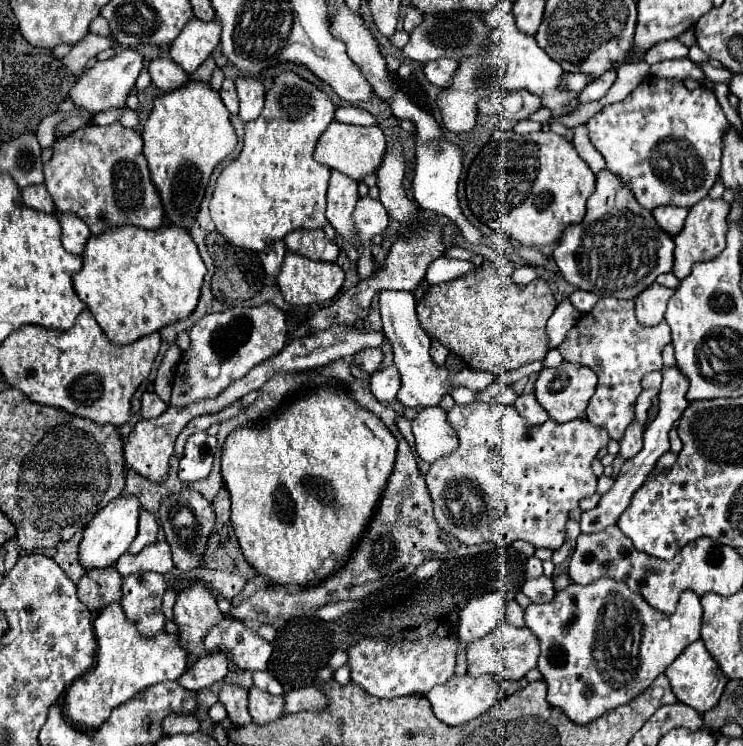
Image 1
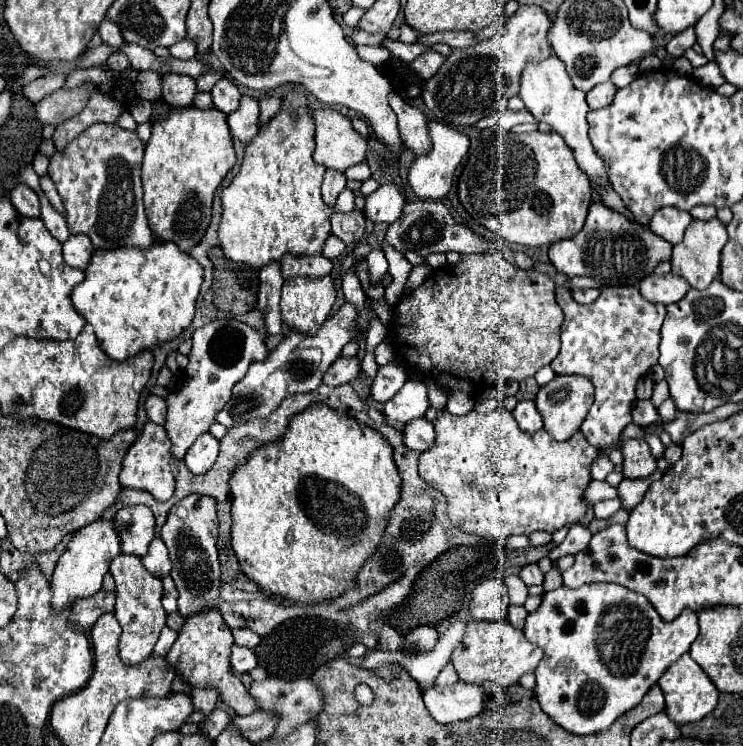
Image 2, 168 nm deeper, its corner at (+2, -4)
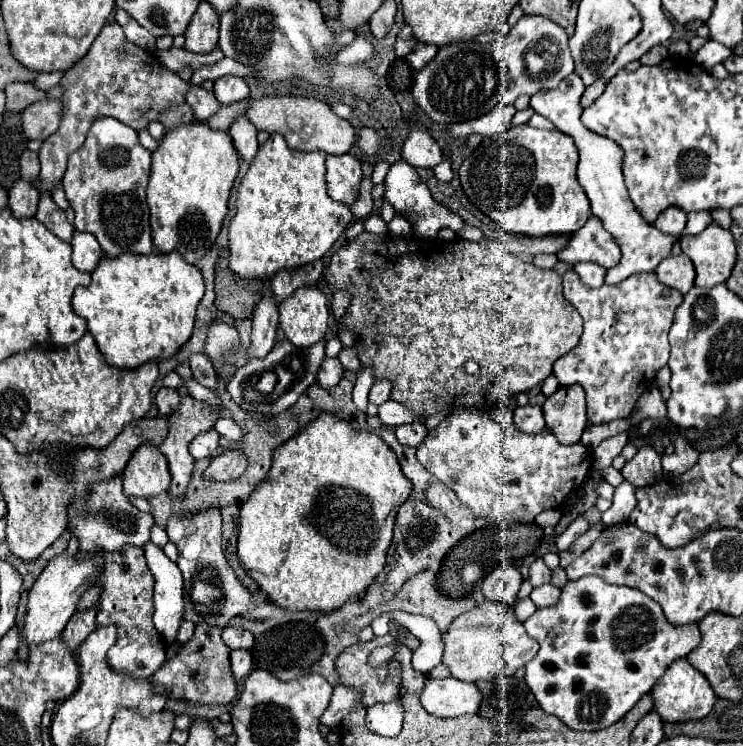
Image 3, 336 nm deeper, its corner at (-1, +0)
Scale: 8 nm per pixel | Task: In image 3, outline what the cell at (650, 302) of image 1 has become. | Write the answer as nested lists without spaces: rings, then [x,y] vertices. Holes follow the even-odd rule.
[[[680,253],[680,255],[670,255],[666,257],[658,269],[656,269],[656,275],[658,279],[668,285],[668,287],[674,287],[678,289],[680,293],[688,293],[690,287],[694,285],[694,265],[692,261]]]

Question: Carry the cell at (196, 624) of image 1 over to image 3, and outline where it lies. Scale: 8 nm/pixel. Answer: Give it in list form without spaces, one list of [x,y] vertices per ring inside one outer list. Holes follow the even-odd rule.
[[[208,623],[196,625],[194,637],[184,643],[180,653],[166,661],[154,675],[152,687],[154,693],[164,693],[170,699],[180,699],[186,703],[198,705],[226,705],[236,697],[236,681],[230,671],[230,649],[220,637],[222,629]]]

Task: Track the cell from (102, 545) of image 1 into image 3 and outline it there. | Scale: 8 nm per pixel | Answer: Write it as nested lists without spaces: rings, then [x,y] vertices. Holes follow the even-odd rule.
[[[94,551],[94,557],[88,557],[84,561],[76,561],[74,557],[62,553],[62,555],[56,555],[44,567],[40,577],[36,579],[36,583],[28,591],[26,617],[24,617],[24,629],[22,629],[22,639],[24,639],[26,647],[42,645],[48,639],[56,639],[64,631],[68,619],[76,611],[76,603],[78,603],[80,595],[88,587],[92,587],[96,581],[96,575],[102,573],[100,553],[102,551]]]

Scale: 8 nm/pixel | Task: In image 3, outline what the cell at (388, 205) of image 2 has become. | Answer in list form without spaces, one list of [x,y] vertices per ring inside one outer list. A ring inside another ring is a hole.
[[[400,159],[400,161],[396,161],[396,165],[392,165],[388,169],[384,185],[386,185],[384,197],[390,201],[390,205],[396,209],[396,213],[402,213],[402,211],[410,211],[412,213],[412,217],[414,217],[414,237],[434,239],[442,227],[448,227],[458,235],[460,227],[464,227],[462,217],[458,217],[456,213],[448,211],[444,205],[440,205],[440,203],[436,203],[432,199],[426,183],[420,179],[418,171],[412,165],[408,165],[406,161]]]

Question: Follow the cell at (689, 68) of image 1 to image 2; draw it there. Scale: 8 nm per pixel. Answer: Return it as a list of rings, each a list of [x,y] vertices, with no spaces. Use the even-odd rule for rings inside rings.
[[[707,63],[705,69],[703,67],[695,67],[693,69],[693,79],[697,79],[699,83],[705,83],[707,87],[713,87],[713,89],[717,89],[719,85],[725,83],[717,63]]]

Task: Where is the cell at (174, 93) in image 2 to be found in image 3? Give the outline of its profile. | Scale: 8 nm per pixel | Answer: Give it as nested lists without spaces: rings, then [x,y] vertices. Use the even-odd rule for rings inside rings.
[[[190,85],[190,91],[186,93],[186,103],[194,109],[196,119],[202,123],[208,117],[212,117],[212,113],[216,113],[216,109],[220,109],[220,103],[216,101],[214,93],[210,93],[202,87],[196,87],[196,85]]]

